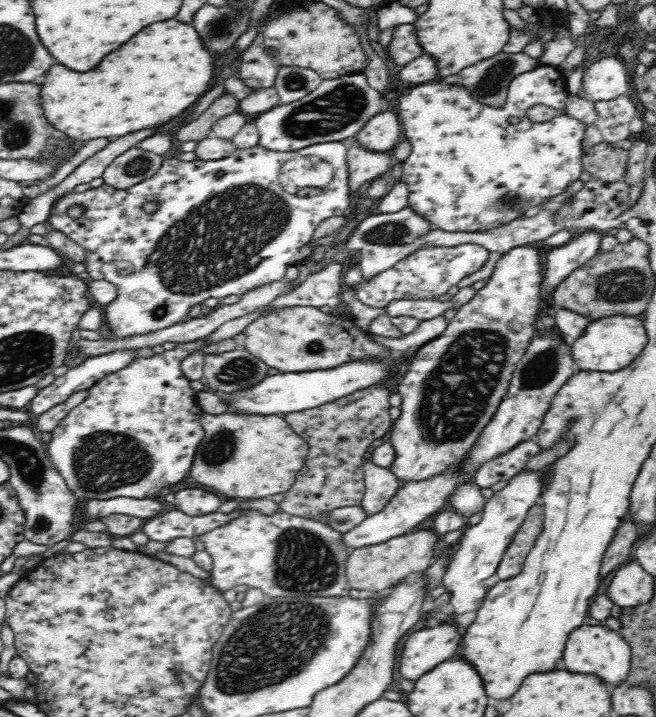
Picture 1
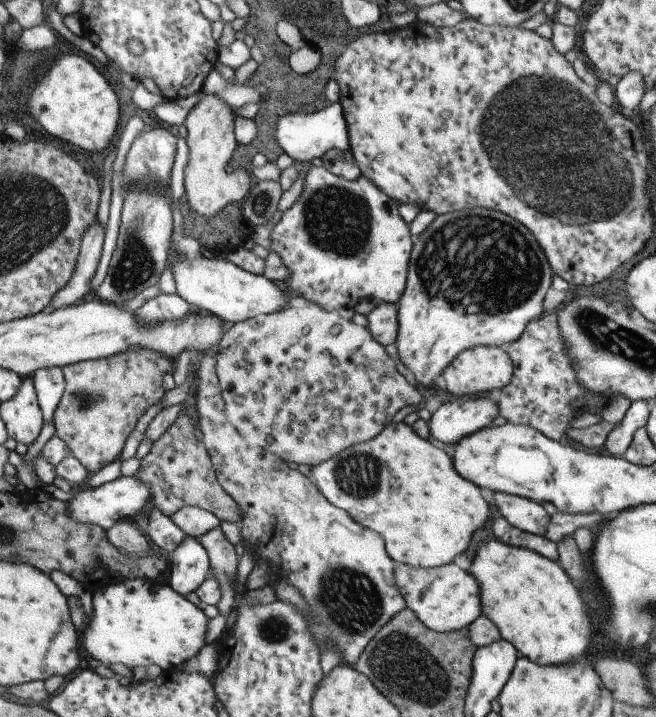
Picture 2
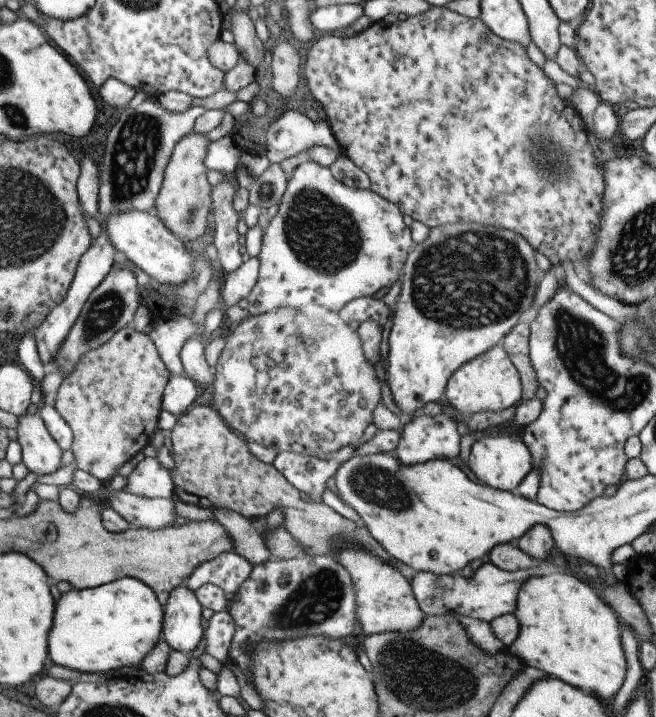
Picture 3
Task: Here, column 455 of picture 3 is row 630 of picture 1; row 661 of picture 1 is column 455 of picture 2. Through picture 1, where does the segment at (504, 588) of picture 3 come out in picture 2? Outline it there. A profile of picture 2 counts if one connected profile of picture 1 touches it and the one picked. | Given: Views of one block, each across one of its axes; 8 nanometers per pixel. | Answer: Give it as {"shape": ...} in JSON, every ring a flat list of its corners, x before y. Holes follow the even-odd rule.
{"shape":[[453,563,443,566,413,567,407,564,395,564,393,580,395,588,403,596,405,609,411,610,415,618,429,630,446,633,461,630,481,615,481,604,477,598,477,582,471,574]]}

